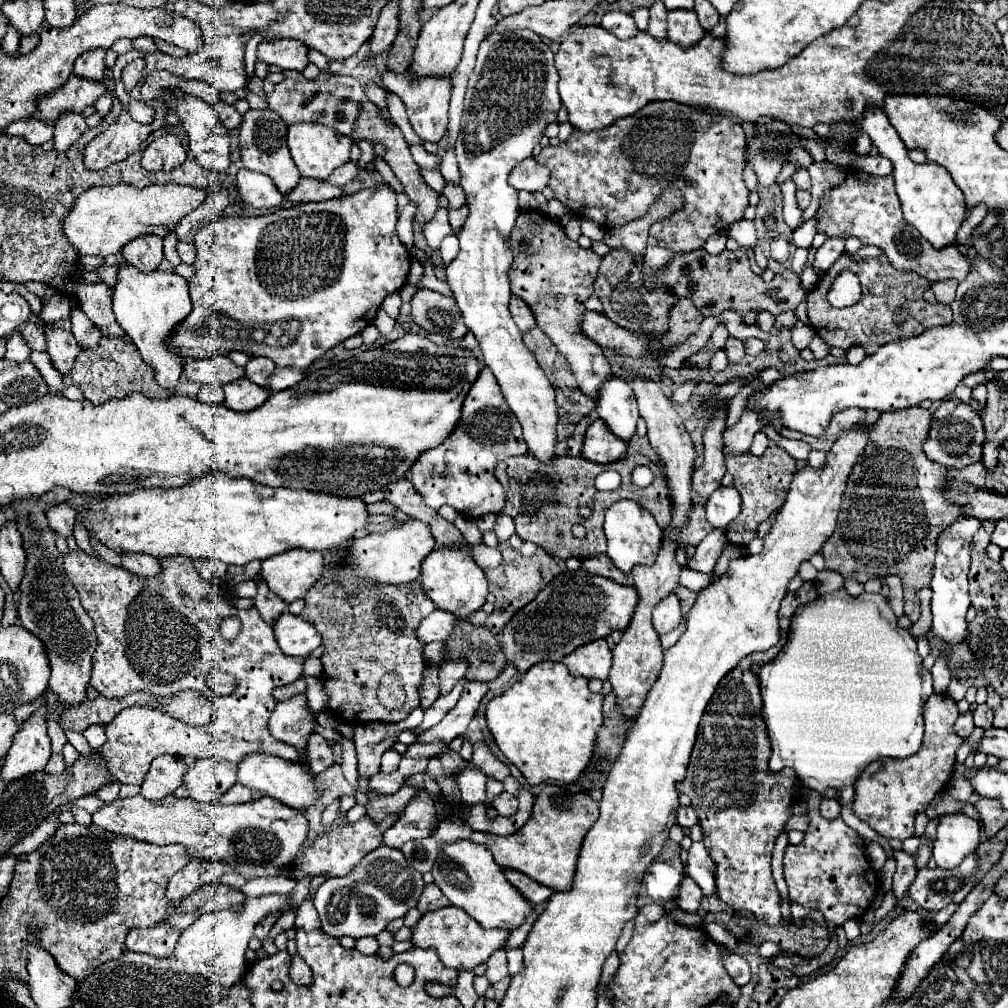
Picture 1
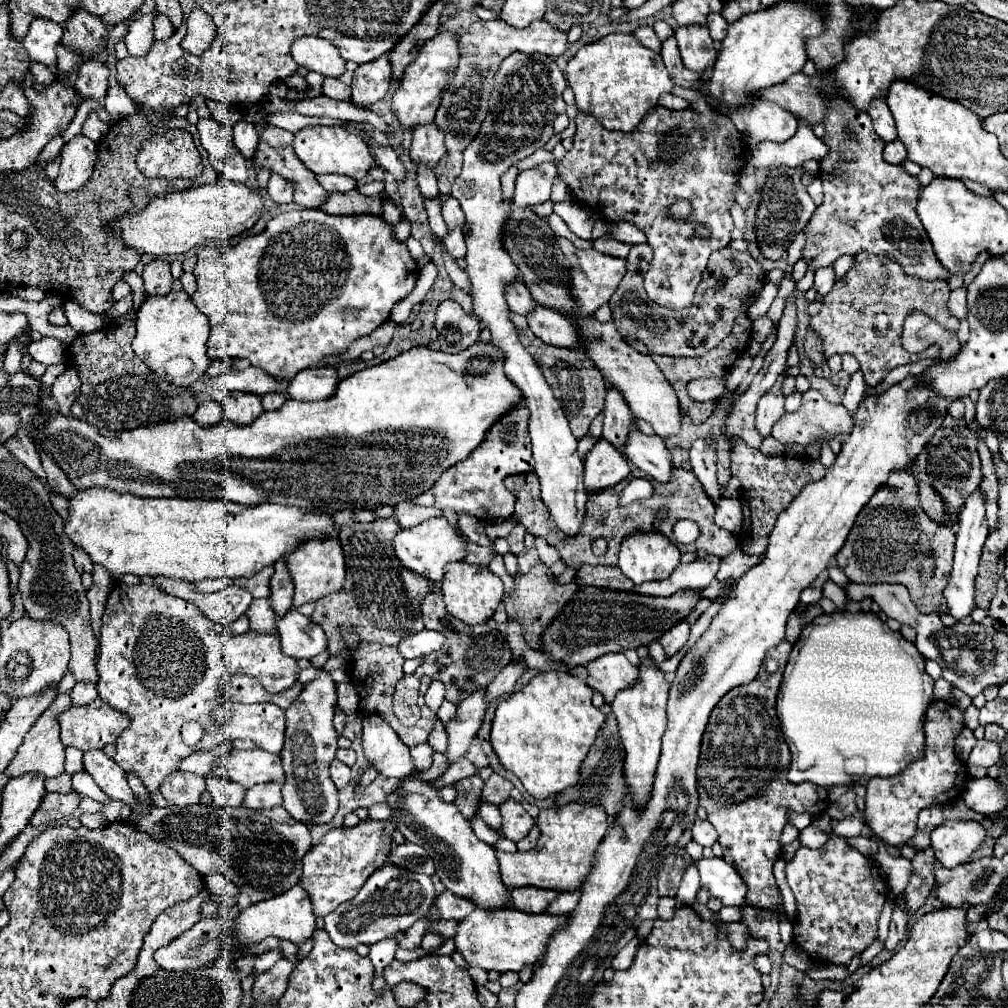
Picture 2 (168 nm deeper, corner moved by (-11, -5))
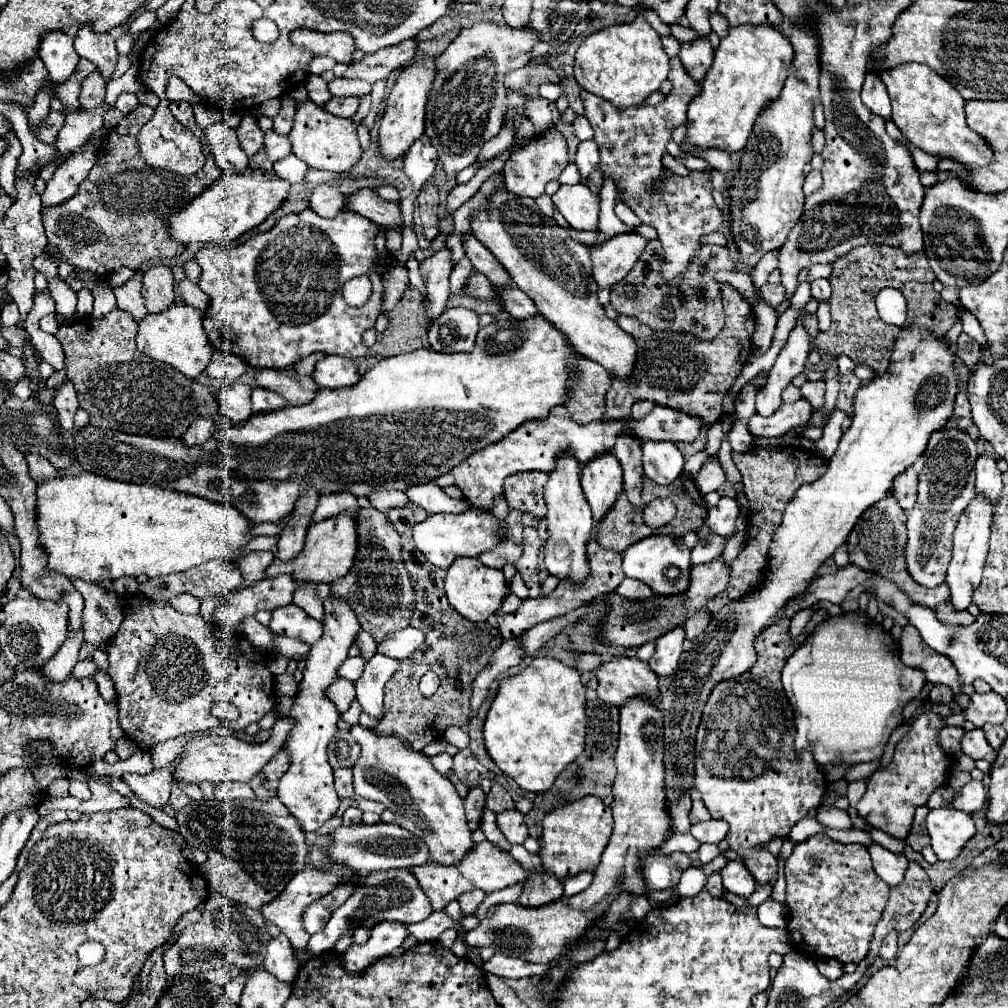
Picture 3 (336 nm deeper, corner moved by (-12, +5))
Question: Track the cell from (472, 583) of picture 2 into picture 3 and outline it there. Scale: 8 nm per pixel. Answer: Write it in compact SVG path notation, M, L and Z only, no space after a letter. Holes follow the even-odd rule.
M456 558L454 566L450 566L446 574L444 586L446 586L446 598L452 604L452 608L472 622L486 622L488 616L500 610L502 600L508 594L504 574L500 570L484 566L478 558Z

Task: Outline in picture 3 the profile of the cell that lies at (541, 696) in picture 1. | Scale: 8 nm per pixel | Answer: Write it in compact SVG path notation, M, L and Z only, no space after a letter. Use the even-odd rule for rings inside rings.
M538 656L526 670L500 680L484 722L484 744L496 766L522 790L546 792L554 778L584 750L586 686L580 672L550 656Z

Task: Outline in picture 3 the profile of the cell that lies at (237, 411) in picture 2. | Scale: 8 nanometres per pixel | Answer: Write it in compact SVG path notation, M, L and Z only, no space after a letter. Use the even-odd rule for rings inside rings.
M240 382L220 388L220 394L216 398L218 412L234 424L246 422L250 418L250 390L250 386Z

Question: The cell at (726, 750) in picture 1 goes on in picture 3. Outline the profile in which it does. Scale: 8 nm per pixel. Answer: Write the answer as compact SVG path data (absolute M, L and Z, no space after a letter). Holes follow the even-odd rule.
M824 608L814 610L804 632L796 638L788 632L788 618L766 628L754 642L758 662L746 674L714 686L696 732L696 788L712 818L730 824L726 840L734 852L744 856L744 864L758 884L776 882L776 856L766 850L766 844L772 838L786 838L792 826L810 808L820 806L826 794L826 778L814 766L812 752L802 750L798 754L794 750L794 714L780 682L786 660L826 616Z

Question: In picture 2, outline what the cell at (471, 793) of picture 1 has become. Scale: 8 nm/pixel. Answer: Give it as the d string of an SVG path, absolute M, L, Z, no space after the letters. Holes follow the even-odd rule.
M485 800L479 804L479 816L493 828L493 830L501 830L501 814L499 808L493 804L487 804Z

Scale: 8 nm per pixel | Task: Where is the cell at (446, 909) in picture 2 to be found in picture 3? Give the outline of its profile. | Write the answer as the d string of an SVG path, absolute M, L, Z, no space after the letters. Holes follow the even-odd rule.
M470 890L470 892L462 894L462 898L458 898L458 902L460 902L460 906L462 906L464 916L472 916L472 914L478 910L478 906L482 904L484 896L486 896L486 894L484 894L482 890Z

